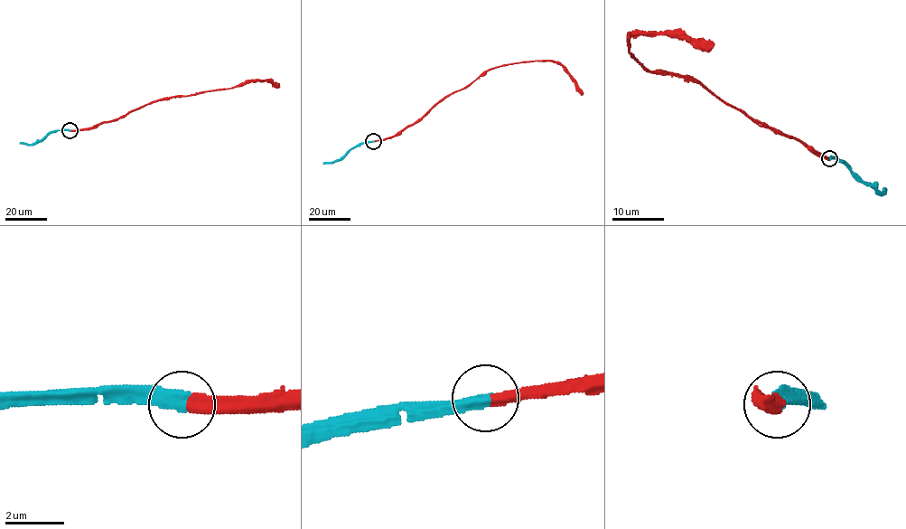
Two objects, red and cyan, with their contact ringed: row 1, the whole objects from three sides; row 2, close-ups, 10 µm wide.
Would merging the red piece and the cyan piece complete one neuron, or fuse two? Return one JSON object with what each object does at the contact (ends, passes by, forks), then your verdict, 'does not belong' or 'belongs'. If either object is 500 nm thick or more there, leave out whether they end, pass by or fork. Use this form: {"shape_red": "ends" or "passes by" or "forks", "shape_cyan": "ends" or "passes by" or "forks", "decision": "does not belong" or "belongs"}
{"shape_red": "ends", "shape_cyan": "ends", "decision": "belongs"}

